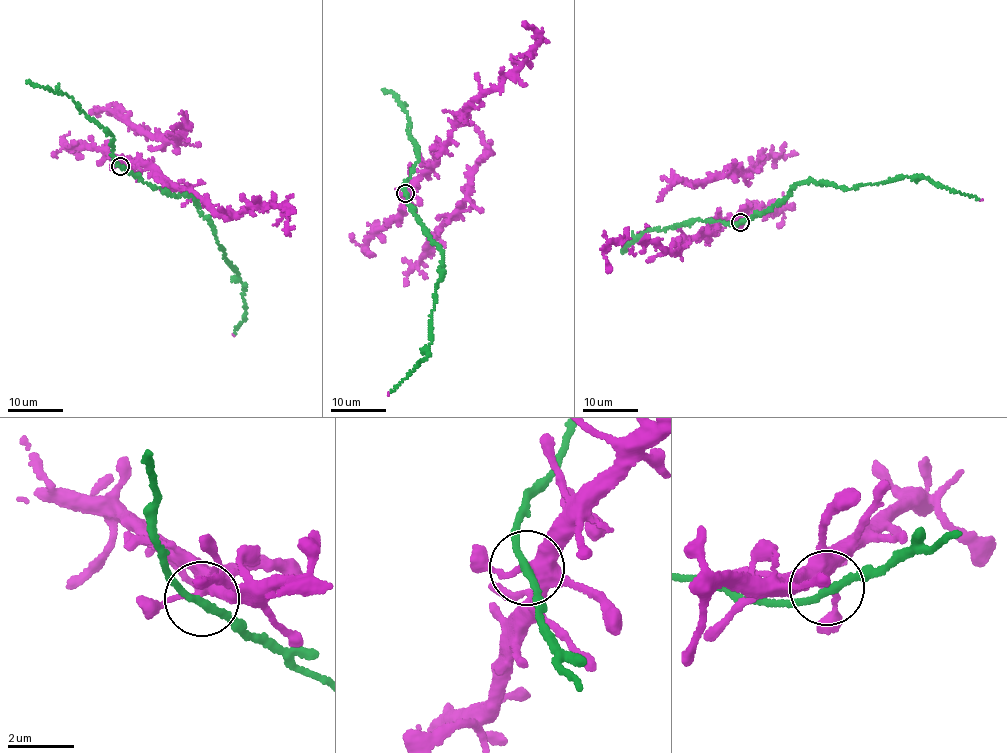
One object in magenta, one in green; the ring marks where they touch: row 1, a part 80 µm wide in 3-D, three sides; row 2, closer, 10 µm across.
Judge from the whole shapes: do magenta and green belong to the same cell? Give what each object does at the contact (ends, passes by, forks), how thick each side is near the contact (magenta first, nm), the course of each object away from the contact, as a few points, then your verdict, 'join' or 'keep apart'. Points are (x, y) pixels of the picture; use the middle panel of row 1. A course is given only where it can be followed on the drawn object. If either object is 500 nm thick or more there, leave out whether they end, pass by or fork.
magenta forks there; green passes by; 400 nm thick on the magenta side, 200 nm on the other; magenta runs (406, 193), (431, 167), (463, 110), (497, 88), (504, 76), (518, 72), (538, 40), (525, 24); green runs (406, 193), (409, 209), (442, 254), (442, 266), (430, 314), (432, 339), (428, 356), (390, 392); join

